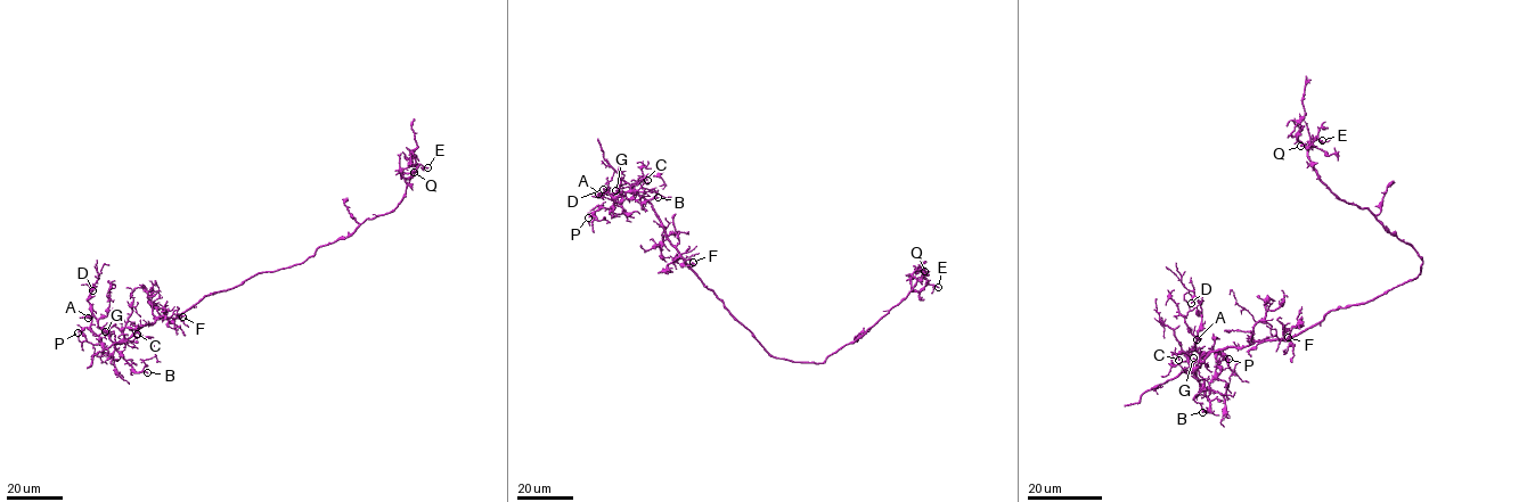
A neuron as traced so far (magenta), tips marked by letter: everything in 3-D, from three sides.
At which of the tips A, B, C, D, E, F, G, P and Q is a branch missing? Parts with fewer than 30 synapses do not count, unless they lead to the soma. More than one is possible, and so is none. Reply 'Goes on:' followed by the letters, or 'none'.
Goes on: B

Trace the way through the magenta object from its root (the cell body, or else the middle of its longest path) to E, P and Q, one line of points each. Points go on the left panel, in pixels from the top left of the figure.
E: (244, 281), (301, 264), (366, 219), (390, 213), (406, 194), (402, 174), (418, 164), (427, 167)
P: (244, 281), (205, 295), (176, 318), (141, 326), (112, 353), (88, 328), (78, 332)
Q: (244, 281), (301, 264), (319, 247), (349, 236), (366, 219), (390, 213), (406, 194), (402, 174), (414, 172)

